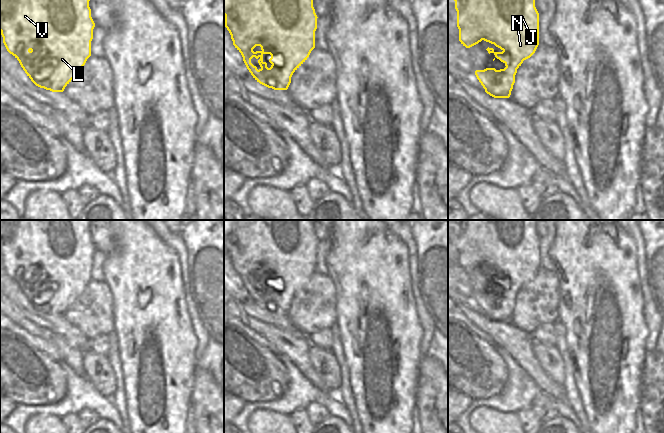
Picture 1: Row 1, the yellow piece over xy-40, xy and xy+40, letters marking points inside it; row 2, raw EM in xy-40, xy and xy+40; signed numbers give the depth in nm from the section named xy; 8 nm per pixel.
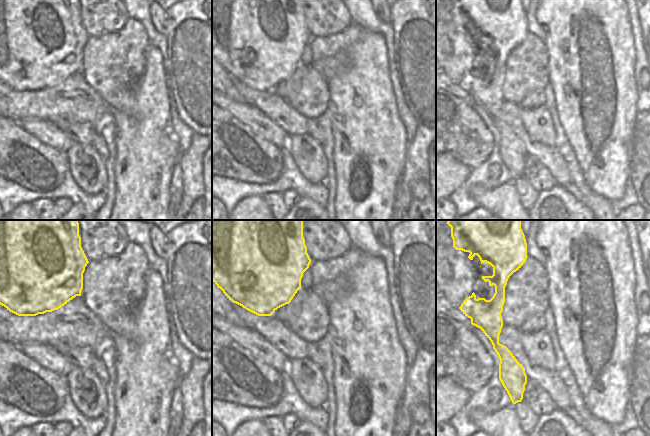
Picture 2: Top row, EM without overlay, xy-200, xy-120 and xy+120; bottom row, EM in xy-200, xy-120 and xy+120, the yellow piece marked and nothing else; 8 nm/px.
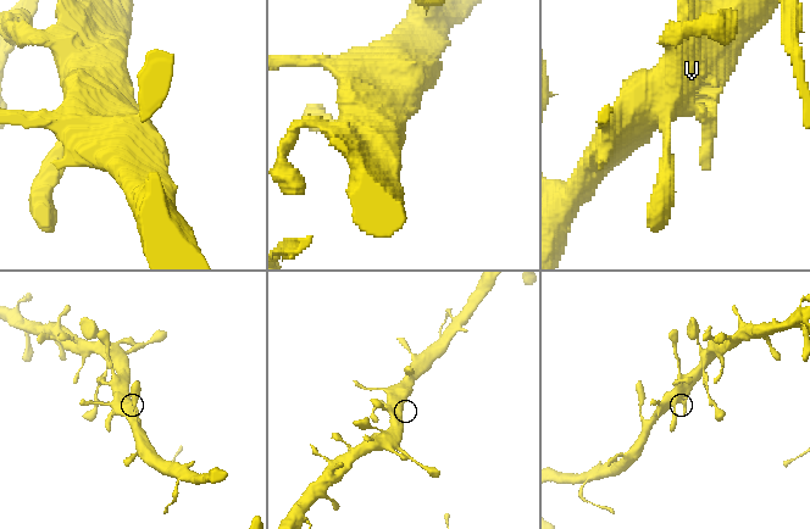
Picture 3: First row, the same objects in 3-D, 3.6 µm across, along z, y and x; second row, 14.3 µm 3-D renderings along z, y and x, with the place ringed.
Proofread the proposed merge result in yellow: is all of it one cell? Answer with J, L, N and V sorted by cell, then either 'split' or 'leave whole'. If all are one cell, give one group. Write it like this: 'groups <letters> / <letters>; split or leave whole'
groups J L N V; leave whole

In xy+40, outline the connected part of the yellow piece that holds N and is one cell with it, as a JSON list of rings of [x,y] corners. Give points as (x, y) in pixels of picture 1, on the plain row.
[[[452,220],[457,235],[459,265],[470,272],[482,264],[494,268],[501,276],[487,272],[495,282],[505,288],[504,293],[486,292],[476,294],[475,299],[485,316],[494,322],[509,322],[517,293],[530,282],[539,269],[539,237],[535,231],[537,220]]]

